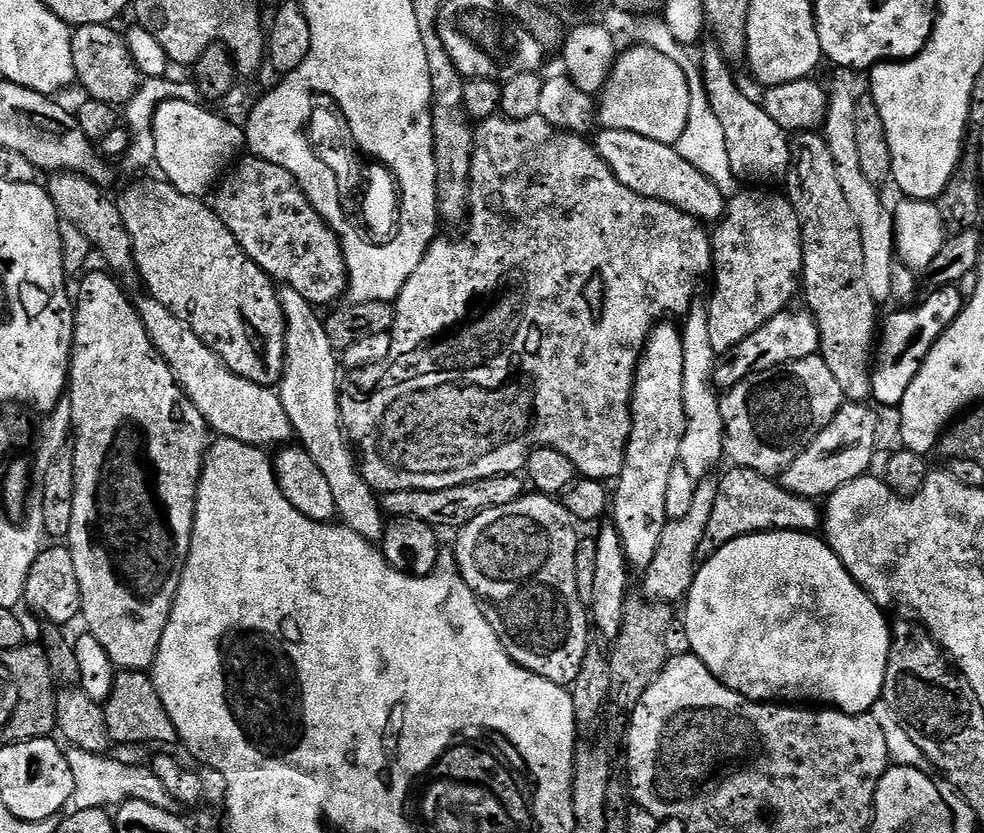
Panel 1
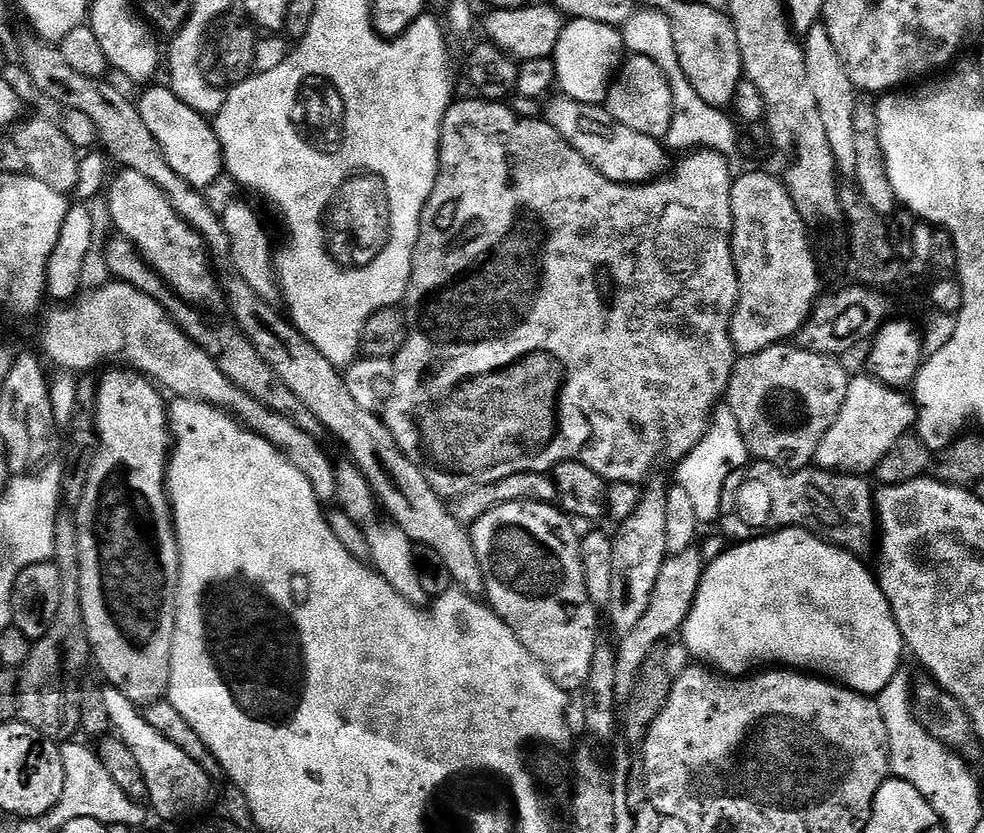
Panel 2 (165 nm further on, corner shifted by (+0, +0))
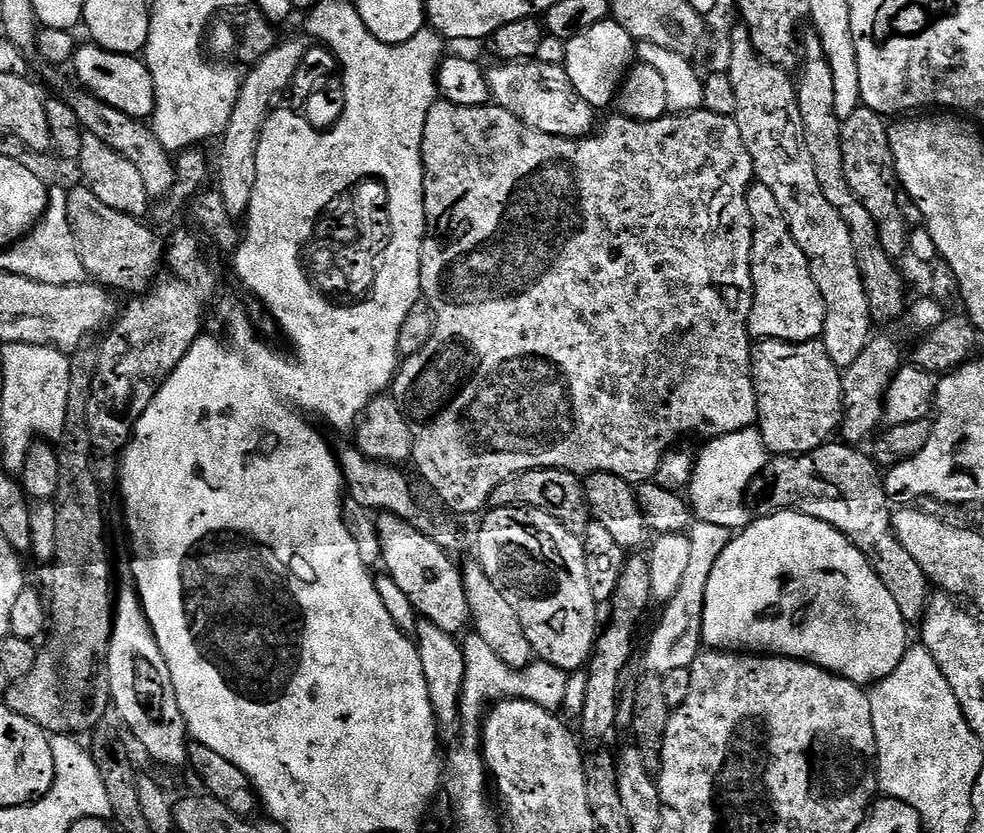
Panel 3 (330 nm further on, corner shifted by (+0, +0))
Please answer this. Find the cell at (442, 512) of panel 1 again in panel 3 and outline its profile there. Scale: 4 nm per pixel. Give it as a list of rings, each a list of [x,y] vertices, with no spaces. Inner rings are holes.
[[[535,468],[512,476],[499,484],[494,494],[490,494],[488,508],[537,508],[550,514],[550,518],[562,522],[566,530],[570,530],[578,537],[583,537],[586,526],[590,523],[584,480],[577,473],[567,472],[561,468]]]

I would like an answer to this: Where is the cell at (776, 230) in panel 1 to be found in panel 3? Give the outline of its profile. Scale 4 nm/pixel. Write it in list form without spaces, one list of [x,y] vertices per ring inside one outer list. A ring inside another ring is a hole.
[[[753,182],[748,188],[748,209],[752,223],[752,309],[748,333],[756,342],[788,340],[792,344],[801,344],[807,340],[819,341],[824,335],[826,306],[822,302],[818,282],[814,282],[814,274],[810,274],[806,254],[802,254],[802,246],[798,246],[798,242],[794,242],[794,234],[790,234],[782,206],[778,206],[778,198],[774,198],[765,184]]]

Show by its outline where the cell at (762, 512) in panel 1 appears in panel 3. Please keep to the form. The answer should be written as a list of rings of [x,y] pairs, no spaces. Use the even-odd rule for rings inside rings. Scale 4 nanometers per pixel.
[[[829,442],[820,448],[815,448],[811,454],[803,456],[776,456],[769,459],[763,472],[748,488],[748,496],[753,509],[761,508],[764,514],[774,512],[801,512],[810,518],[818,518],[818,522],[826,522],[834,526],[845,536],[861,554],[872,564],[872,569],[882,578],[882,586],[894,594],[894,602],[898,606],[898,614],[902,614],[904,623],[909,626],[919,625],[928,613],[928,605],[934,595],[930,587],[928,575],[906,554],[906,546],[898,542],[896,532],[892,528],[893,505],[890,503],[884,489],[884,476],[875,459],[859,447],[845,442]]]

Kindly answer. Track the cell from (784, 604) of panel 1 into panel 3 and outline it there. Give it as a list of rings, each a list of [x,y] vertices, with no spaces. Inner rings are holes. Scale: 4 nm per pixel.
[[[774,512],[753,519],[748,527],[733,535],[730,546],[722,550],[714,571],[710,573],[710,582],[706,582],[706,606],[704,607],[704,644],[709,649],[729,654],[775,654],[790,660],[803,660],[806,664],[814,664],[825,668],[836,676],[846,678],[861,686],[875,685],[877,680],[884,680],[902,662],[905,652],[910,647],[908,641],[909,625],[904,623],[902,614],[898,614],[898,606],[894,602],[894,594],[882,586],[882,578],[872,569],[872,564],[854,547],[834,526],[826,522],[818,522],[818,518],[810,518],[801,512]]]

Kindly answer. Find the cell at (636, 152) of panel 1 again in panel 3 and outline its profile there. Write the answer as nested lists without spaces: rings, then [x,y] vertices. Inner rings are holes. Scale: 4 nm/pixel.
[[[537,59],[496,62],[486,73],[495,107],[514,114],[526,126],[542,134],[554,134],[571,140],[581,140],[583,136],[593,135],[598,124],[597,109],[592,108],[590,102],[586,102],[586,98],[578,94],[578,90],[574,90],[563,66],[550,66]]]

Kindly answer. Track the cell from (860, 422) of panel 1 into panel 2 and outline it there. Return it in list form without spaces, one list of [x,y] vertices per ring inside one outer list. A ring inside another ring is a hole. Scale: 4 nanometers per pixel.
[[[853,375],[848,382],[846,402],[842,402],[842,410],[838,410],[838,419],[826,434],[822,434],[822,442],[818,442],[815,467],[826,472],[853,474],[868,474],[875,470],[878,462],[882,462],[882,457],[890,451],[890,446],[913,431],[917,407],[904,395],[903,391],[886,386],[873,376]]]

